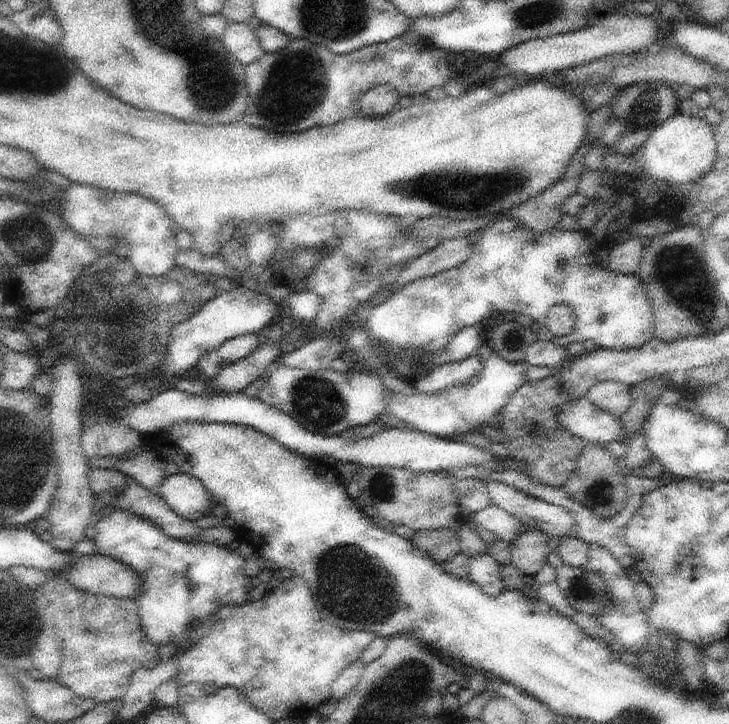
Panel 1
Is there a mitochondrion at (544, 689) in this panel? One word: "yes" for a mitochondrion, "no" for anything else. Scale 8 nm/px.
no

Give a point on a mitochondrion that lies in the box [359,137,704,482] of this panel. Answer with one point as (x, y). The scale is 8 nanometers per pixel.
(442, 190)

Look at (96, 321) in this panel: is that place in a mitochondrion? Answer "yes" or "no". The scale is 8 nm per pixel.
yes

